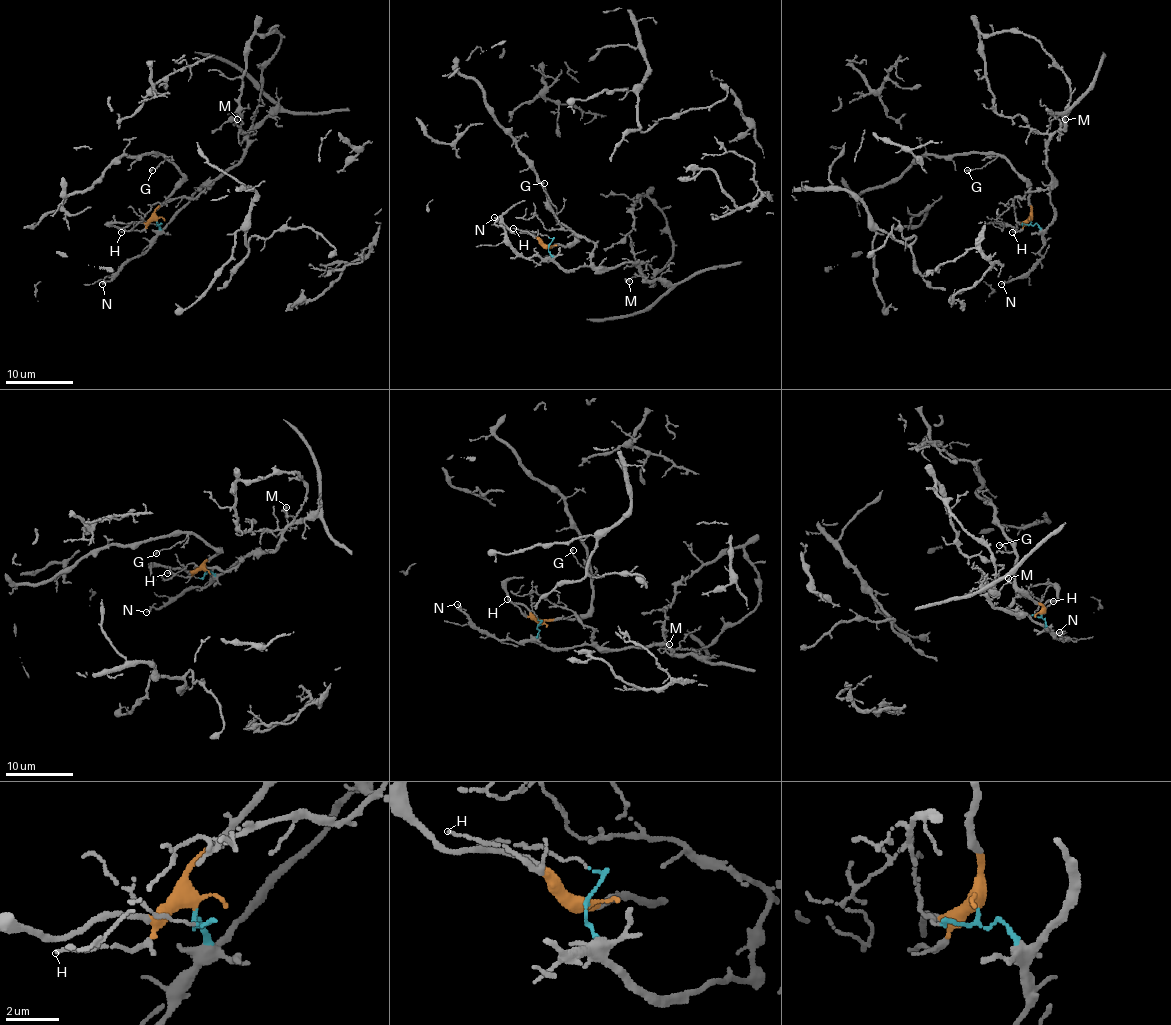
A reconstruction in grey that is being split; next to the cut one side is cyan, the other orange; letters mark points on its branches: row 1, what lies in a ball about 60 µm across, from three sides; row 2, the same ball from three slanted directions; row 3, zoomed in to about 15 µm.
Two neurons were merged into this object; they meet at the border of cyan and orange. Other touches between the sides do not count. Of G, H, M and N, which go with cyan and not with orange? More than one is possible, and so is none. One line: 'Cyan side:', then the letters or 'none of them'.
Cyan side: M, N

